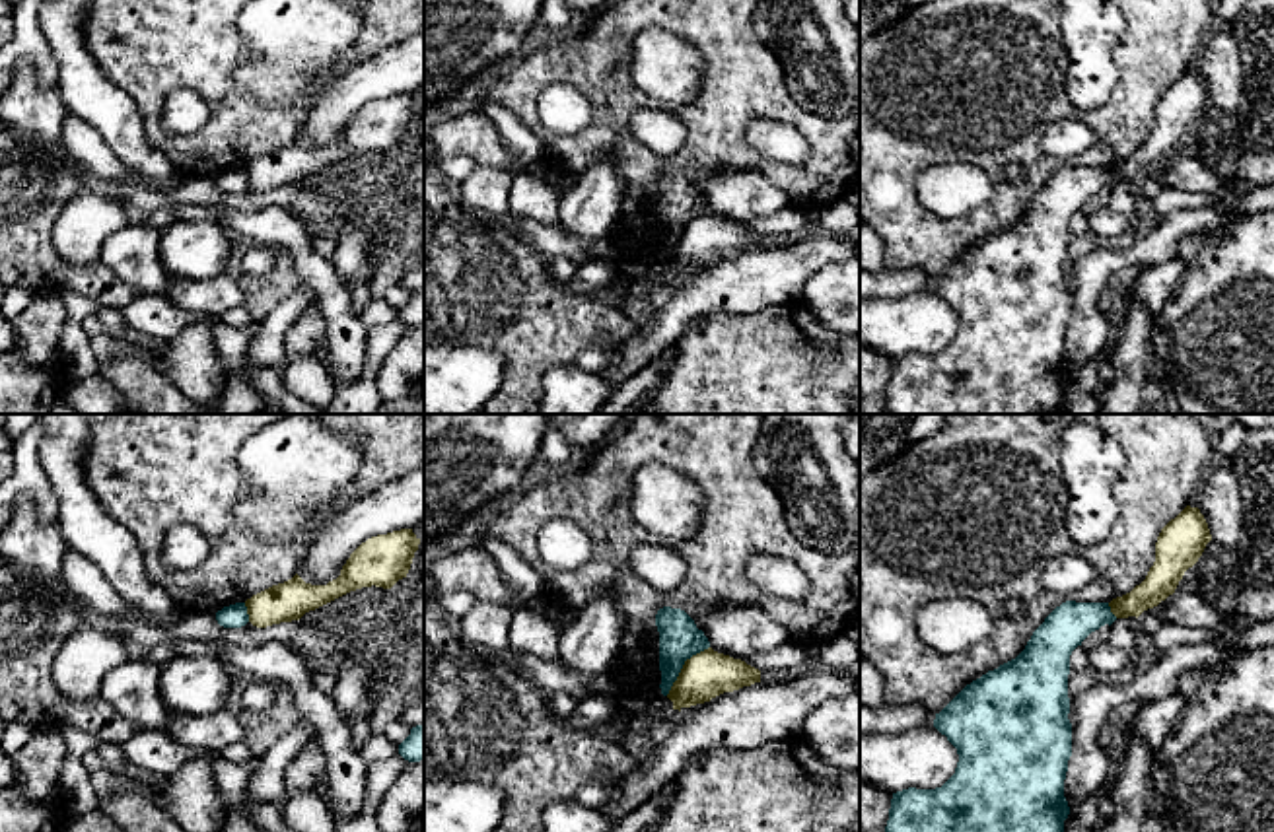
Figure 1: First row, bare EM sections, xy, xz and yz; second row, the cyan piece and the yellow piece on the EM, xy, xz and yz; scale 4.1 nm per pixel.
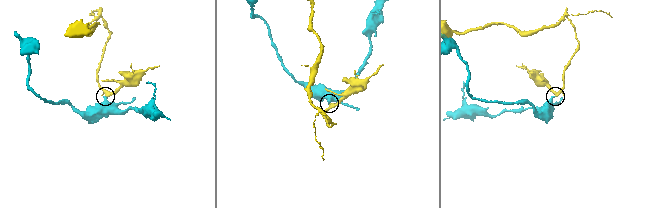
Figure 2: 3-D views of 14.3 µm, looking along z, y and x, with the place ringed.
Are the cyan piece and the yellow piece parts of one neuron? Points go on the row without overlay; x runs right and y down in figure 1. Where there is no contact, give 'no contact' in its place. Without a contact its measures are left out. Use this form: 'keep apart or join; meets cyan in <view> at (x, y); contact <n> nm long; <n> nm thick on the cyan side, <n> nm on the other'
keep apart; meets cyan in xz at (681, 232); contact 280 nm long; 170 nm thick on the cyan side, 190 nm on the other

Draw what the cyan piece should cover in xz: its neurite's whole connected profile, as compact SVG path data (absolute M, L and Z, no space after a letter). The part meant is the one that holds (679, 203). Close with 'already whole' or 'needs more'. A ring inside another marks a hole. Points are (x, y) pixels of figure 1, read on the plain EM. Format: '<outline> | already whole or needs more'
M663 171L655 179L659 196L661 259L667 260L683 229L692 220L710 212L708 202L681 173Z | already whole

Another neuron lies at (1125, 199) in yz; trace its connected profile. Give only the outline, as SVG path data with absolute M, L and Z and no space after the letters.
M1136 181L1116 183L1111 189L1111 198L1107 206L1113 212L1132 220L1140 210L1144 210L1138 183Z

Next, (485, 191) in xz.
M478 165L465 181L455 185L465 210L490 220L510 214L508 198L512 173L492 165Z

